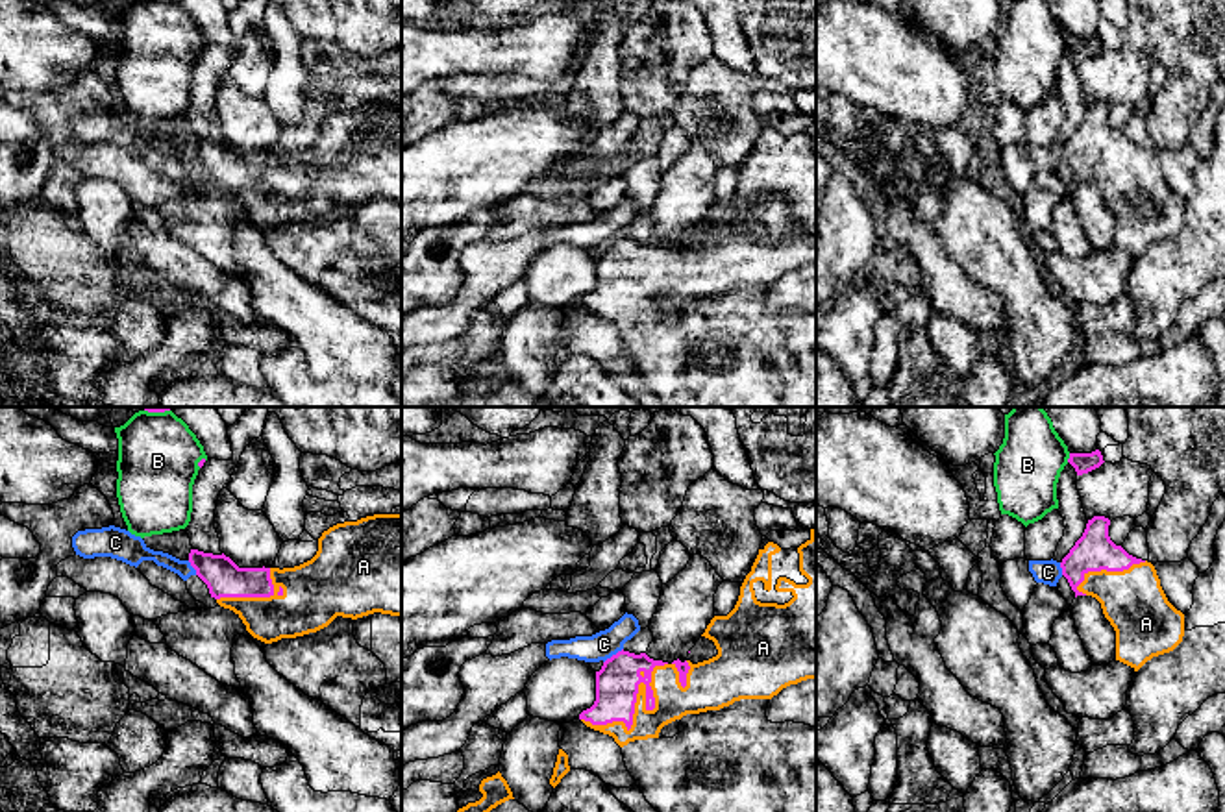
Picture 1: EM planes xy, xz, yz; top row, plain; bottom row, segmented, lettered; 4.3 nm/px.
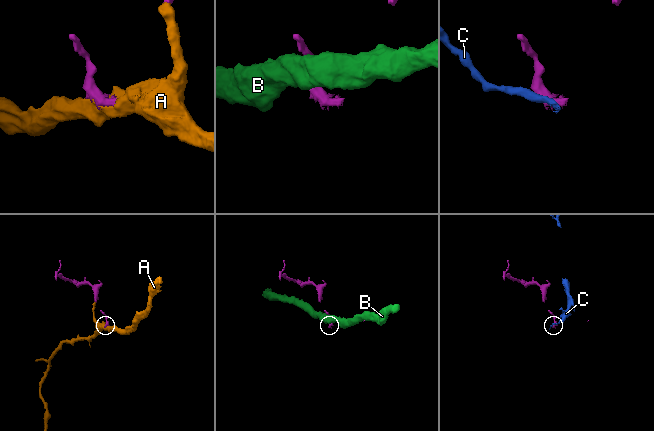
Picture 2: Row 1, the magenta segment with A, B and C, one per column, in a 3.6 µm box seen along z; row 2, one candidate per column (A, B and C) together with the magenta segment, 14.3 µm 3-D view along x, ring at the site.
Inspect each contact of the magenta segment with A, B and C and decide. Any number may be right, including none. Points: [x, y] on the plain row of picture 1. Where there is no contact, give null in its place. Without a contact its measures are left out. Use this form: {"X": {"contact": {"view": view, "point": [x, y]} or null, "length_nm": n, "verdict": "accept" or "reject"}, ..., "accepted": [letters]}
{"A": {"contact": {"view": "xz", "point": [633, 296]}, "length_nm": 460, "verdict": "accept"}, "B": {"contact": {"view": "yz", "point": [1070, 43]}, "length_nm": 40, "verdict": "reject"}, "C": {"contact": {"view": "xz", "point": [613, 241]}, "length_nm": 110, "verdict": "reject"}, "accepted": ["A"]}

